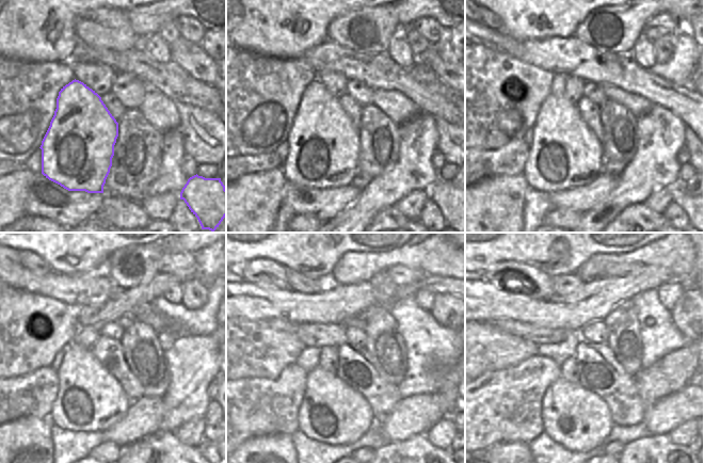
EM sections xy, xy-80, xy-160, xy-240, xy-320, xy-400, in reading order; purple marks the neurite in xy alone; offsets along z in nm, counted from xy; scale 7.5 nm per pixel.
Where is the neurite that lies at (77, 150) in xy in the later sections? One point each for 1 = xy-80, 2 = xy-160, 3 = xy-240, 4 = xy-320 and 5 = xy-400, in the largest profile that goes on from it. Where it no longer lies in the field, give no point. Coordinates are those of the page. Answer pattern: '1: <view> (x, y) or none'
1: xy-80 (323, 142)
2: xy-160 (564, 154)
3: xy-240 (90, 399)
4: xy-320 (331, 412)
5: xy-400 (577, 419)

